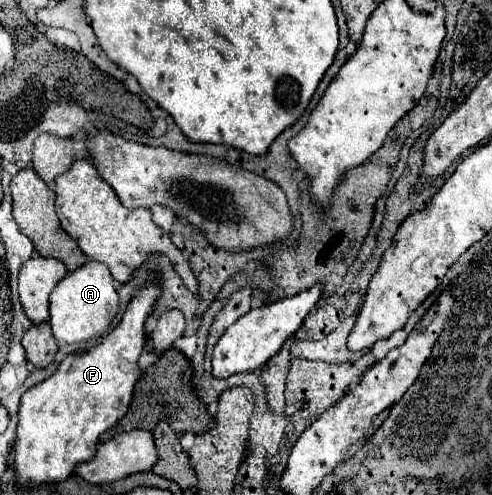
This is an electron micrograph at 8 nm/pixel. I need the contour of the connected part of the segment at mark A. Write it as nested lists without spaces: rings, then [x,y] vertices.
[[[86,262],[84,266],[76,268],[76,272],[68,272],[60,284],[52,290],[50,296],[50,326],[52,334],[58,342],[76,344],[100,336],[112,322],[118,312],[118,294],[116,282],[110,270],[102,262]]]

